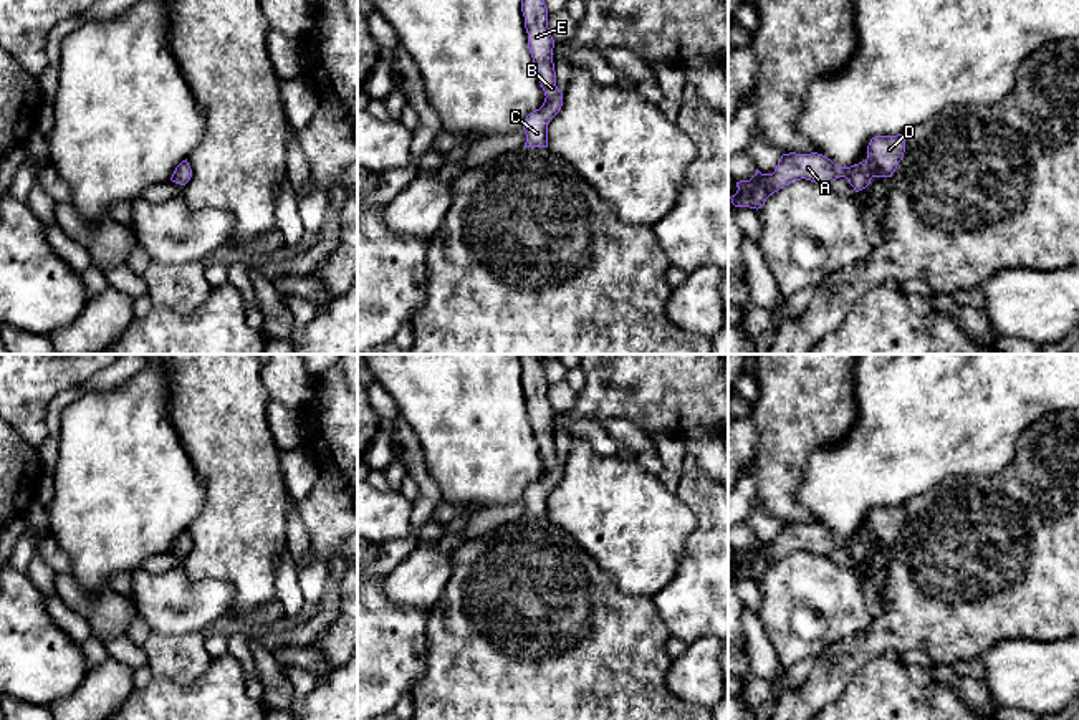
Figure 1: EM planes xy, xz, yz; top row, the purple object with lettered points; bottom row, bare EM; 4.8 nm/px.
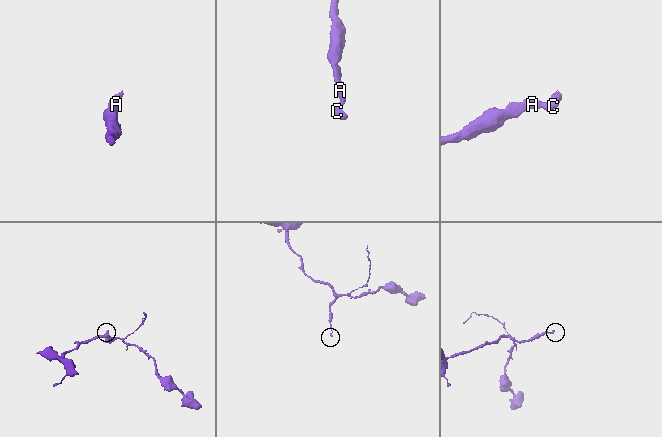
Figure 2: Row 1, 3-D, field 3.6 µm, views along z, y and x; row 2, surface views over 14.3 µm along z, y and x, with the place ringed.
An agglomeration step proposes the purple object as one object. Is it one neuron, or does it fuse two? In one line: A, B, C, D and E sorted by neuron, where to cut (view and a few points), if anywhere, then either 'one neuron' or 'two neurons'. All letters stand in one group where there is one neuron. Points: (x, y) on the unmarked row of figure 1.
A B C D E; no cut; one neuron

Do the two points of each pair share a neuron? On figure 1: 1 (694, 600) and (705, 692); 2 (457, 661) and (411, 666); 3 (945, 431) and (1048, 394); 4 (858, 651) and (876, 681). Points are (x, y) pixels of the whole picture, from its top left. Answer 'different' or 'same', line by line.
1: different
2: different
3: same
4: different

